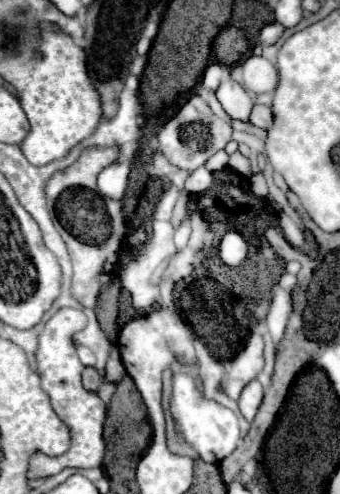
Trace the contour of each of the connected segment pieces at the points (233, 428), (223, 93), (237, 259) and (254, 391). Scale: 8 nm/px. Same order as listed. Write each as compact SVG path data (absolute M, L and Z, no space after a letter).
M175 375L173 377L171 411L173 411L179 433L197 451L197 455L205 463L215 463L217 465L237 449L237 443L239 443L241 435L239 435L239 421L237 421L235 413L229 411L227 407L211 401L211 399L205 399L197 391L193 379L189 379L187 375Z
M233 79L221 83L221 87L217 91L217 99L221 101L223 109L233 119L249 123L249 115L251 115L251 109L253 109L253 99L249 97L249 93L239 83L235 83Z
M229 231L223 239L221 239L221 245L219 245L219 257L229 265L229 267L239 267L243 263L247 255L247 243L245 239L235 233L235 231Z
M251 381L251 383L243 389L243 393L241 393L241 397L239 397L241 415L243 415L249 423L255 419L255 413L257 413L257 409L259 409L261 401L263 401L263 387L261 387L259 381Z

